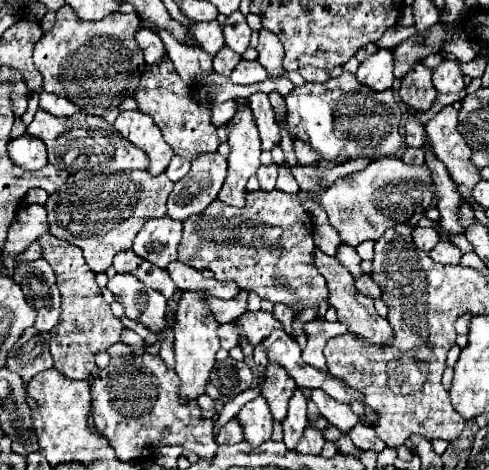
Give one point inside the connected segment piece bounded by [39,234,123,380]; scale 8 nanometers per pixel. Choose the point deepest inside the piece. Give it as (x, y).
(87, 326)

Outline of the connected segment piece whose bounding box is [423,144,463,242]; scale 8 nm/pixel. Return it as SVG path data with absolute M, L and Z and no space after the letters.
M429 144L423 146L427 150L425 162L431 168L433 182L435 182L435 194L437 194L437 210L439 210L439 236L441 242L453 242L451 236L463 234L461 228L461 194L457 190L457 184L449 178L449 172L441 160L435 158L435 154L429 150Z

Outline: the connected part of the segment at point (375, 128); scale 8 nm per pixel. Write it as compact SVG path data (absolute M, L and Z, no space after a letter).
M343 72L323 84L307 82L293 88L285 96L285 102L289 132L295 138L305 140L325 160L333 160L341 156L341 152L351 160L359 156L379 160L381 156L393 156L401 150L401 112L391 88L385 92L373 92L373 88L365 88L355 74Z

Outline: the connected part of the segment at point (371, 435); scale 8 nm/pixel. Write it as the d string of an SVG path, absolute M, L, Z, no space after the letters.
M355 424L355 426L347 432L347 436L349 436L361 450L375 450L375 452L385 450L385 442L383 442L381 438L377 438L373 426L369 426L369 424L361 424L361 426Z

